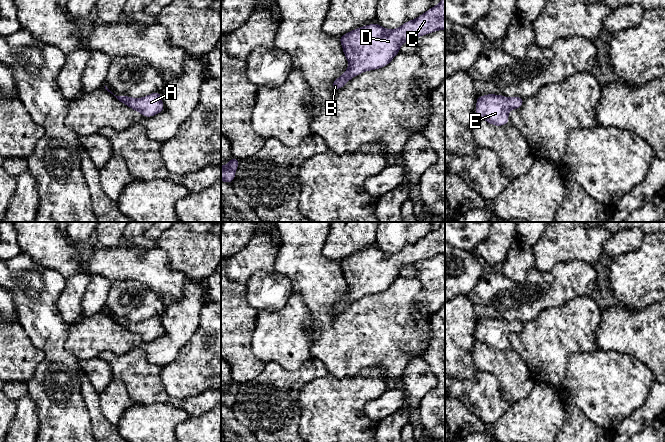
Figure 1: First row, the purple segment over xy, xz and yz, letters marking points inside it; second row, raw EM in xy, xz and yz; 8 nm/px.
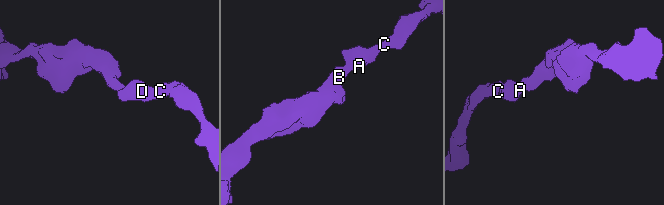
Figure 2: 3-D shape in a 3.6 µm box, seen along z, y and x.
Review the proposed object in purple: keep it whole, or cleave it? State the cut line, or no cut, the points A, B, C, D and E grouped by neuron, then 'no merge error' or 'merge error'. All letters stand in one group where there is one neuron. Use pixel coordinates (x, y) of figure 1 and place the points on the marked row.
cut none; groups A B C D E; no merge error

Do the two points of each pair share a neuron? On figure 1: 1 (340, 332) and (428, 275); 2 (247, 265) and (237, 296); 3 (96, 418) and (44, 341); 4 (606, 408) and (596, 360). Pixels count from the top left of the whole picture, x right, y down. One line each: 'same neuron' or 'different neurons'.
1: different neurons
2: different neurons
3: different neurons
4: same neuron

